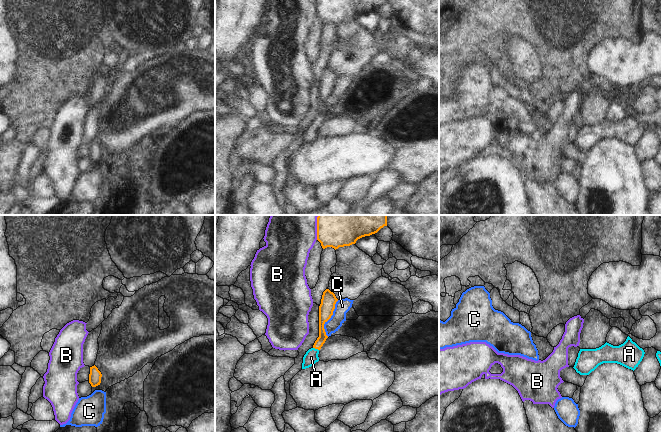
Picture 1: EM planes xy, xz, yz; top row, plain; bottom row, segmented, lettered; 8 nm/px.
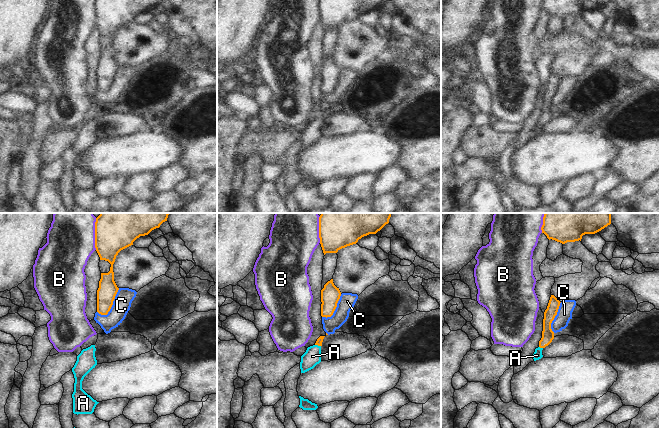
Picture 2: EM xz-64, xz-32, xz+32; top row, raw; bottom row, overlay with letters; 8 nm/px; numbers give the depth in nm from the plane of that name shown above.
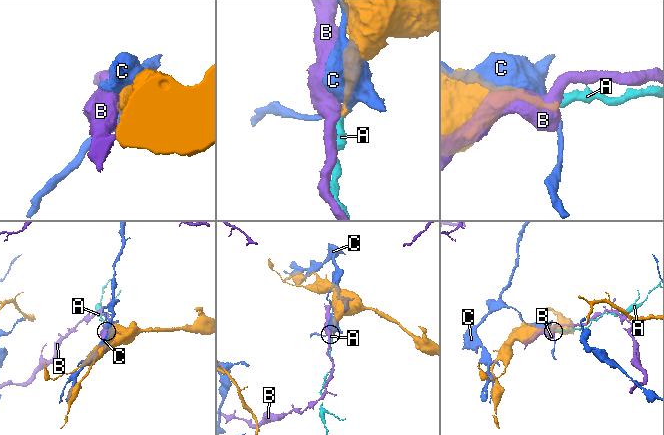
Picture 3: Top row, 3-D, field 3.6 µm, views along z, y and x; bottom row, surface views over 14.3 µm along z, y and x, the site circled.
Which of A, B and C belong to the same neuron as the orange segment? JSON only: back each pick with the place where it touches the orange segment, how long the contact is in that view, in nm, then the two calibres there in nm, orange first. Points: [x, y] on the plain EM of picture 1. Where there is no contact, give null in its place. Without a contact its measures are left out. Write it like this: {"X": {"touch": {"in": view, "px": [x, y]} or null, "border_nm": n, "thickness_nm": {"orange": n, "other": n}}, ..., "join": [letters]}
{"A": {"touch": {"in": "xz", "px": [316, 124]}, "border_nm": 50, "thickness_nm": {"orange": 70, "other": 110}}, "join": ["A"]}

